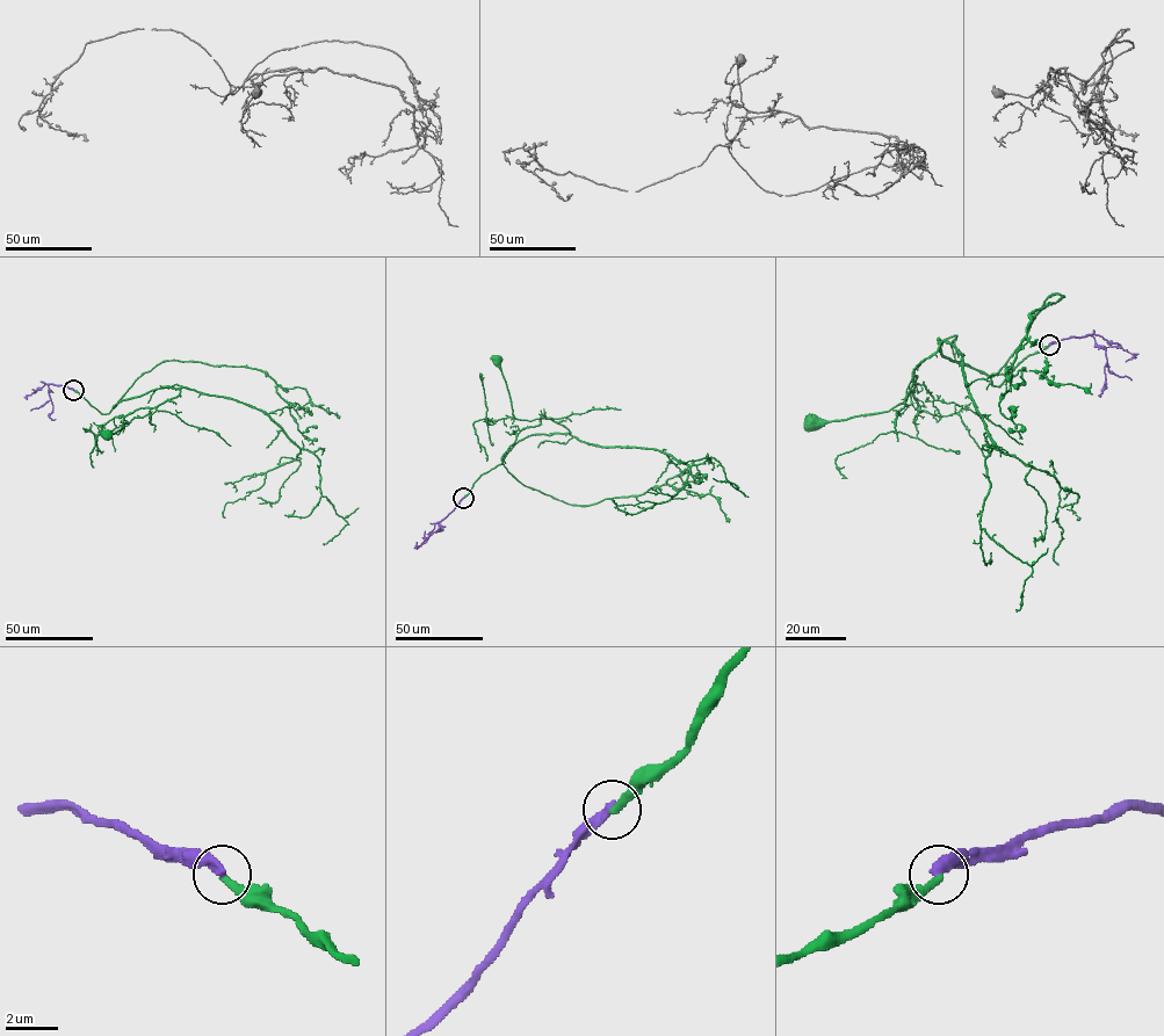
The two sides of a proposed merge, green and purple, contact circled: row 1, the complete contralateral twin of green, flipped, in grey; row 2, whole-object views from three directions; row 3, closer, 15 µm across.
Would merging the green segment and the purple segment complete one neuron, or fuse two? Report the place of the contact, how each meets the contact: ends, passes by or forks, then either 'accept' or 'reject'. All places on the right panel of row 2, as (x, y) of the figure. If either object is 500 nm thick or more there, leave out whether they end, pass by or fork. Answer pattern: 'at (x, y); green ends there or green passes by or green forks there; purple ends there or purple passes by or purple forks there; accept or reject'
at (1049, 345); green ends there; purple ends there; reject

